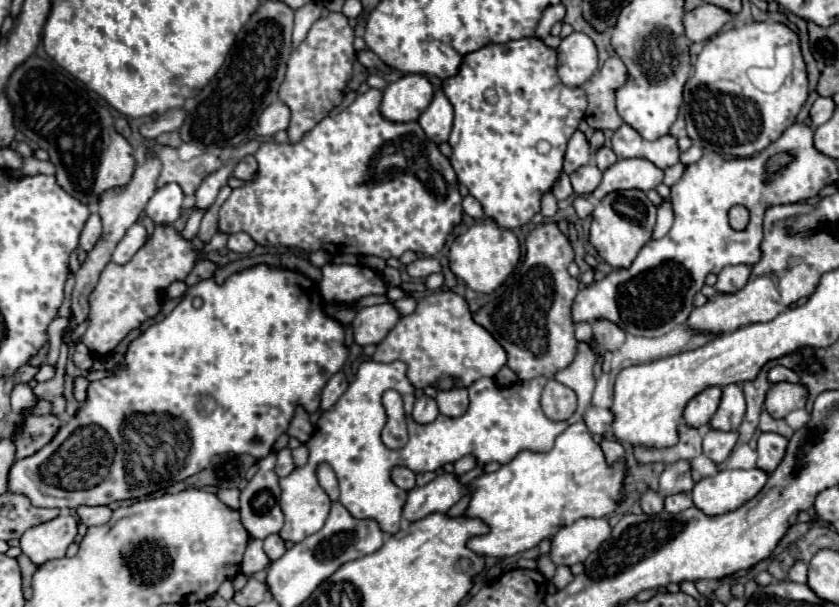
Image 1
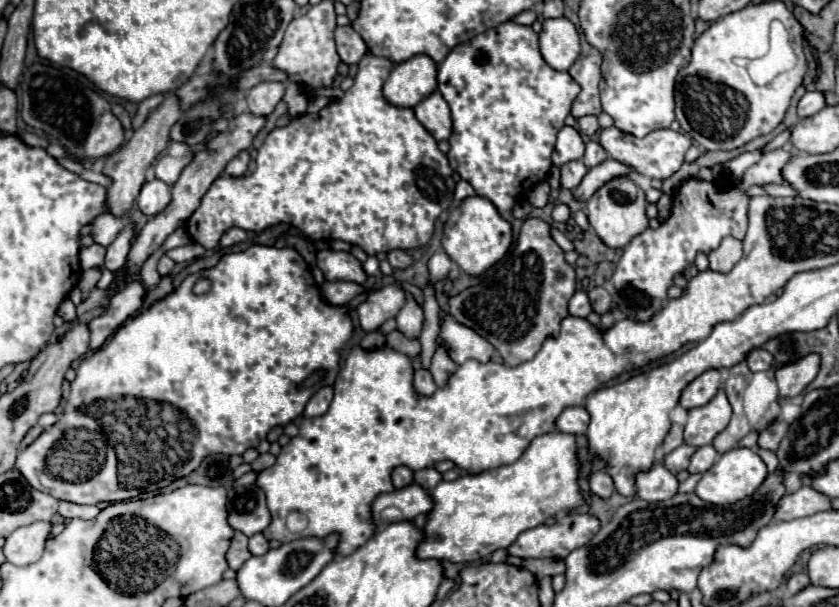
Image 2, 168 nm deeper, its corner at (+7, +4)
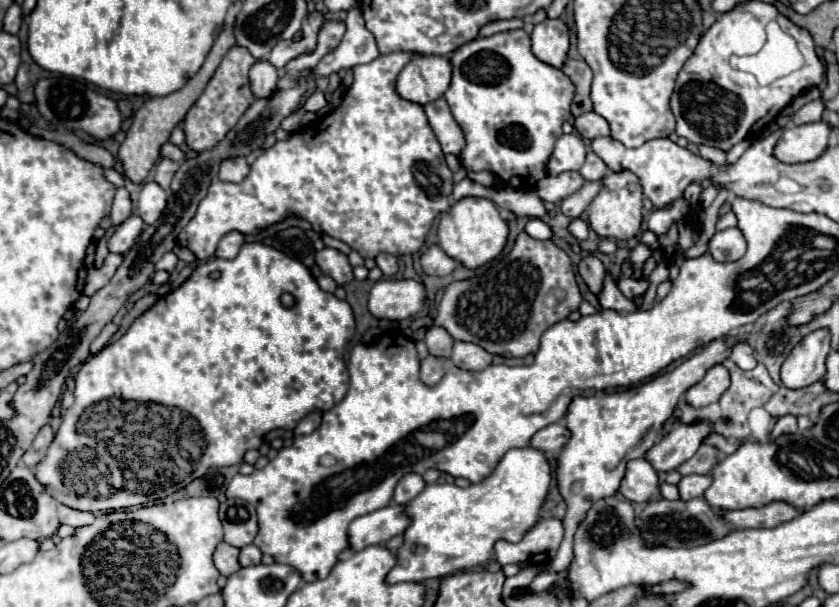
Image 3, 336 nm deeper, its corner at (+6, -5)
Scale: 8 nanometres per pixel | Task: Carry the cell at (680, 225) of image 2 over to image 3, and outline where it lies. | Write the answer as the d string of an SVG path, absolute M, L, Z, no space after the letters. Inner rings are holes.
M629 260L623 262L621 266L621 276L619 276L619 282L617 282L619 290L629 298L629 300L635 300L635 298L641 298L647 288L649 288L649 280L645 276L639 276L639 278L633 278L633 266Z

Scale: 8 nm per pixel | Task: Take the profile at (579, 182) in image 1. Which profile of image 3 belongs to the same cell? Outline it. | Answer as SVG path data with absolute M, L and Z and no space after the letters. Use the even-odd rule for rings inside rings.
M563 172L559 176L545 176L537 184L537 196L545 202L561 202L583 186L583 176L579 172Z

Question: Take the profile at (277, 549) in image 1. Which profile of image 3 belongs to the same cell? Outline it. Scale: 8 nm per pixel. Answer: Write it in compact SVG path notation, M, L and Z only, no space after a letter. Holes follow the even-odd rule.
M249 544L249 546L243 546L241 548L241 554L239 554L239 562L241 566L253 566L253 564L261 564L261 550L255 546L255 544Z

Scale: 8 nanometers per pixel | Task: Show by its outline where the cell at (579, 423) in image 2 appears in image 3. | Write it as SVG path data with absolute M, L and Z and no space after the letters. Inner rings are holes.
M561 420L561 422L549 424L547 428L539 430L539 432L533 436L531 446L533 446L533 448L539 448L539 450L543 450L543 452L547 452L547 454L557 454L557 452L563 450L563 446L567 444L569 436L571 436L571 432L569 432L569 428L565 426L565 420Z

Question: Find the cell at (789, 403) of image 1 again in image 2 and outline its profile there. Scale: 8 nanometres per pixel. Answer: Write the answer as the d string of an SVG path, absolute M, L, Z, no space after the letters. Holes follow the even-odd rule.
M810 353L802 359L782 365L776 369L776 381L780 387L780 397L796 397L800 395L806 385L816 377L820 369L820 355Z

